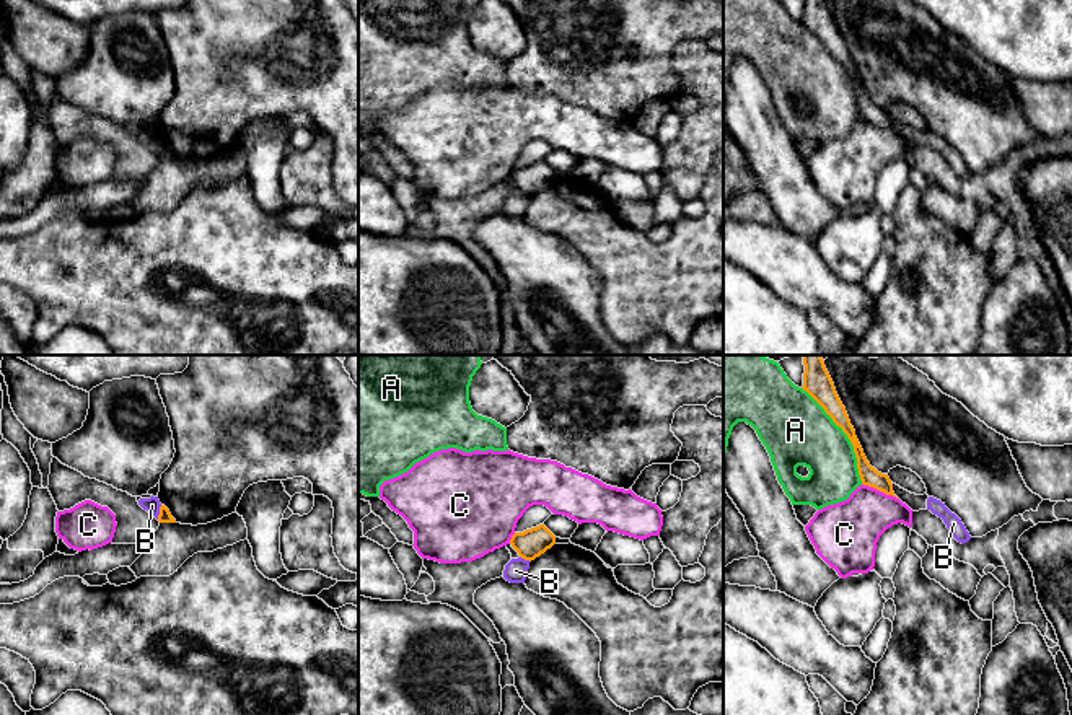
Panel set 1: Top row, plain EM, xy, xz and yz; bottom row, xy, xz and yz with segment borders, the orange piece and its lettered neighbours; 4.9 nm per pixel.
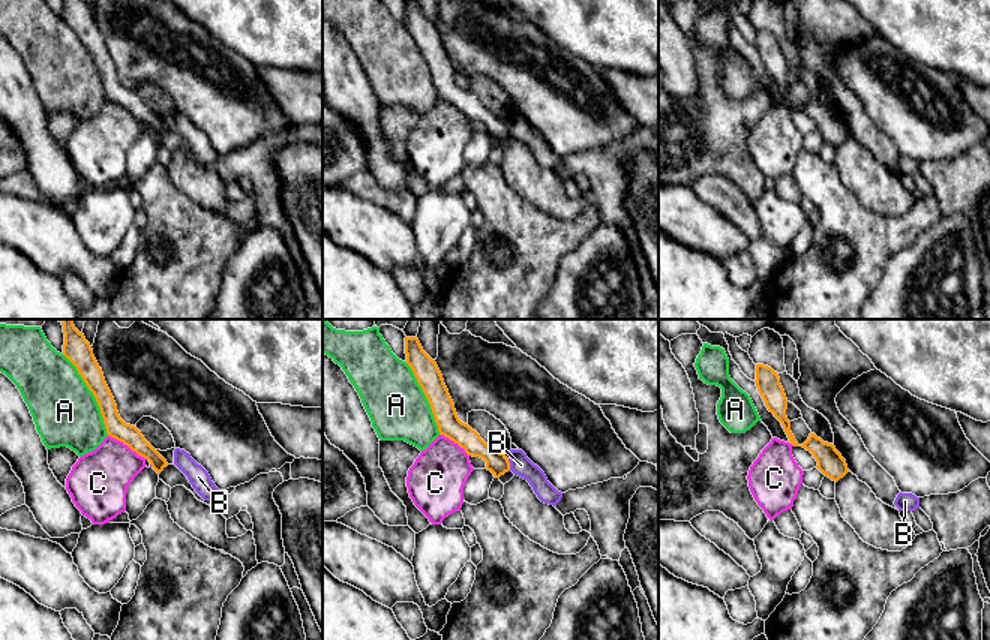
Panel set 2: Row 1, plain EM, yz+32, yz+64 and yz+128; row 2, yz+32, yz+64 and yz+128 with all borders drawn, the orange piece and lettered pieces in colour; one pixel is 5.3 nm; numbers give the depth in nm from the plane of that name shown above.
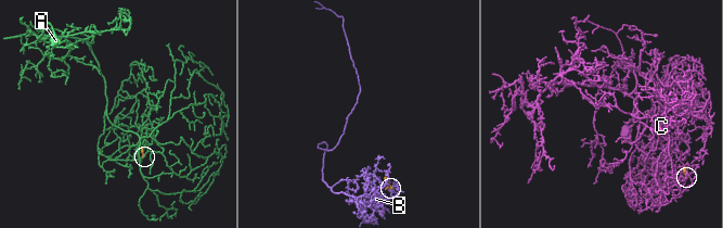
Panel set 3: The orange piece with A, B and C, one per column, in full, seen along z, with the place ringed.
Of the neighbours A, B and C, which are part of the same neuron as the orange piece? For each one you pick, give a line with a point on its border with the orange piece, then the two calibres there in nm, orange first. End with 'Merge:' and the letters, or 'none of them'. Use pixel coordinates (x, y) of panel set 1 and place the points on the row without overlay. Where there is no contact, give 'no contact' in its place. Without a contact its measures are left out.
Merge: none of them

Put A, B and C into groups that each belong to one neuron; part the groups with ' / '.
A / B / C

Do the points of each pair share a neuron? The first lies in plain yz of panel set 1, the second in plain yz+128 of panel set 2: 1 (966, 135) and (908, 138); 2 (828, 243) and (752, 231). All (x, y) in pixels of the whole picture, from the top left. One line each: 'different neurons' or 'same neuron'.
1: same neuron
2: different neurons

